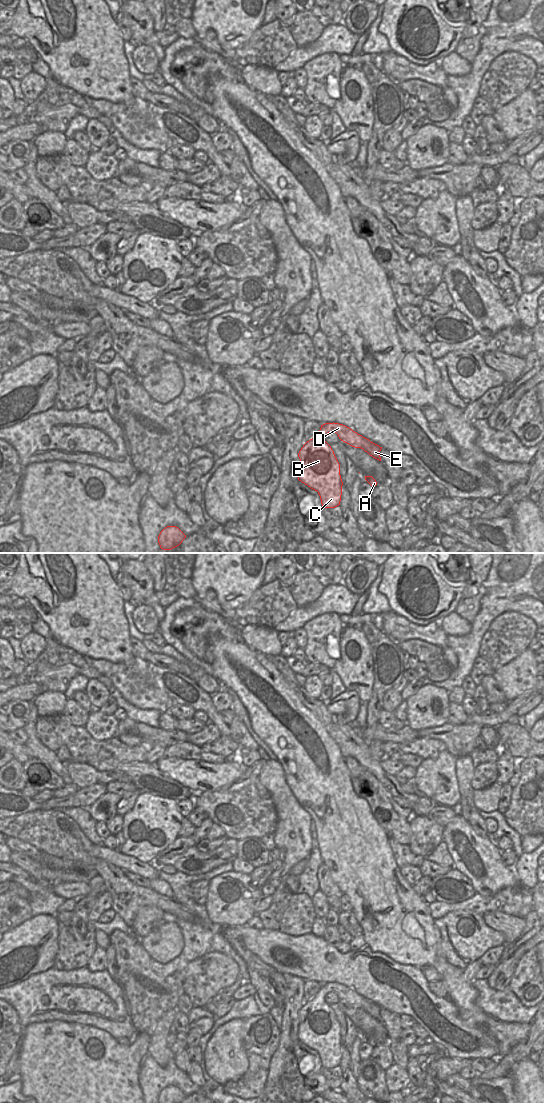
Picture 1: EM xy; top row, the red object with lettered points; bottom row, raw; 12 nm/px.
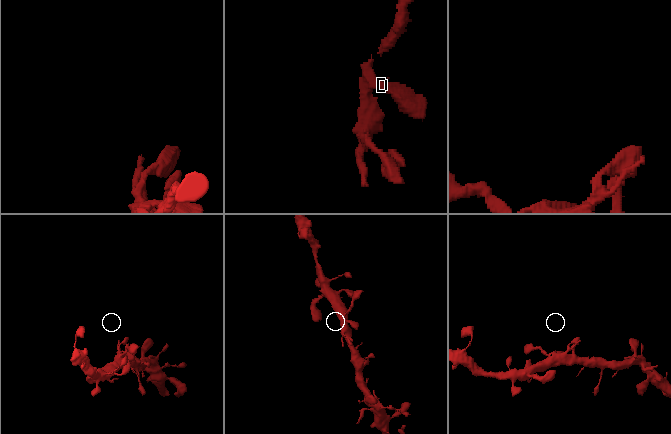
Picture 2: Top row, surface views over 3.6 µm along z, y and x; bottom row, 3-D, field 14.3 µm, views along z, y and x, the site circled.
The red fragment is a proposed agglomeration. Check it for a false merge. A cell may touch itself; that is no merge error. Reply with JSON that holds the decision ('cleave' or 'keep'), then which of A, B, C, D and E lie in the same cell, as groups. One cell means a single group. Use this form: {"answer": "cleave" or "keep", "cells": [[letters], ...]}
{"answer": "keep", "cells": [["A", "B", "C", "D", "E"]]}

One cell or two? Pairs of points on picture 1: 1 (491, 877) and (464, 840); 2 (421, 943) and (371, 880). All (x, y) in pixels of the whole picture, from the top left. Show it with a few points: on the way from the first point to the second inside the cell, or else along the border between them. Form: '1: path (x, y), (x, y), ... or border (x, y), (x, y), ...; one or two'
1: path (484, 868), (467, 849); one
2: path (405, 927), (394, 916), (394, 907), (383, 896); one

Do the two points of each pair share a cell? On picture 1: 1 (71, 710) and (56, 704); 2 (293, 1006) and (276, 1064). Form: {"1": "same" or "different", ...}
{"1": "different", "2": "same"}

